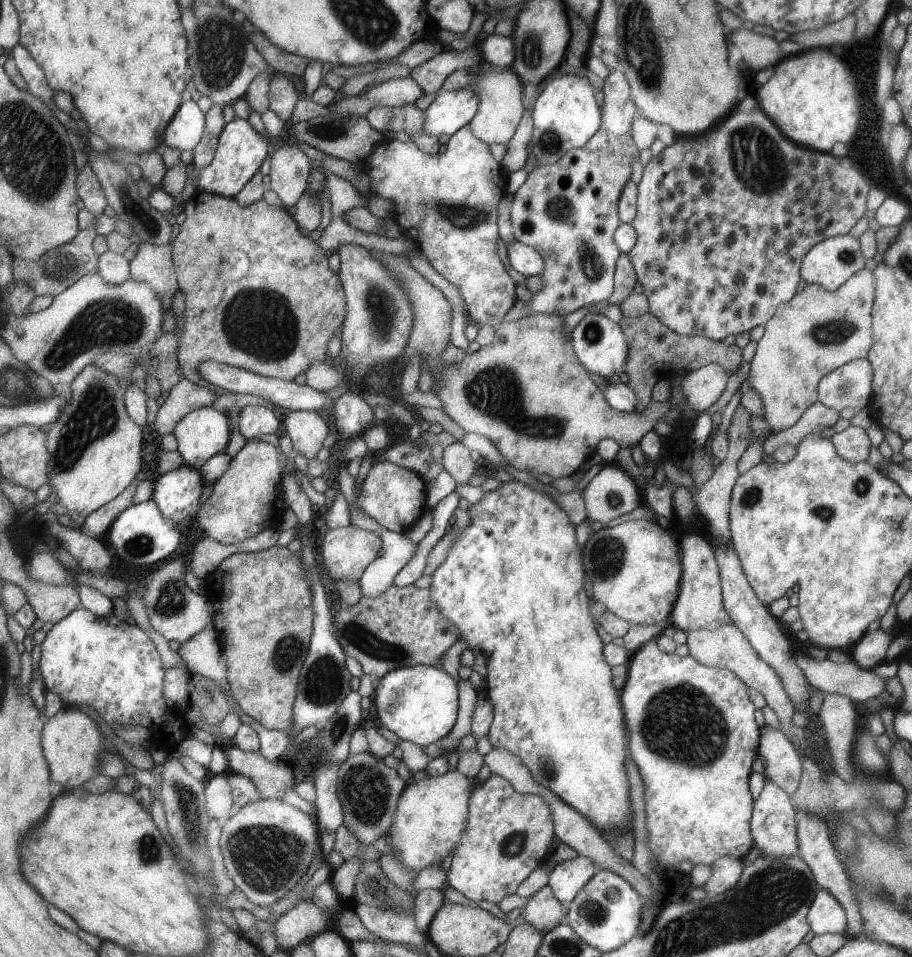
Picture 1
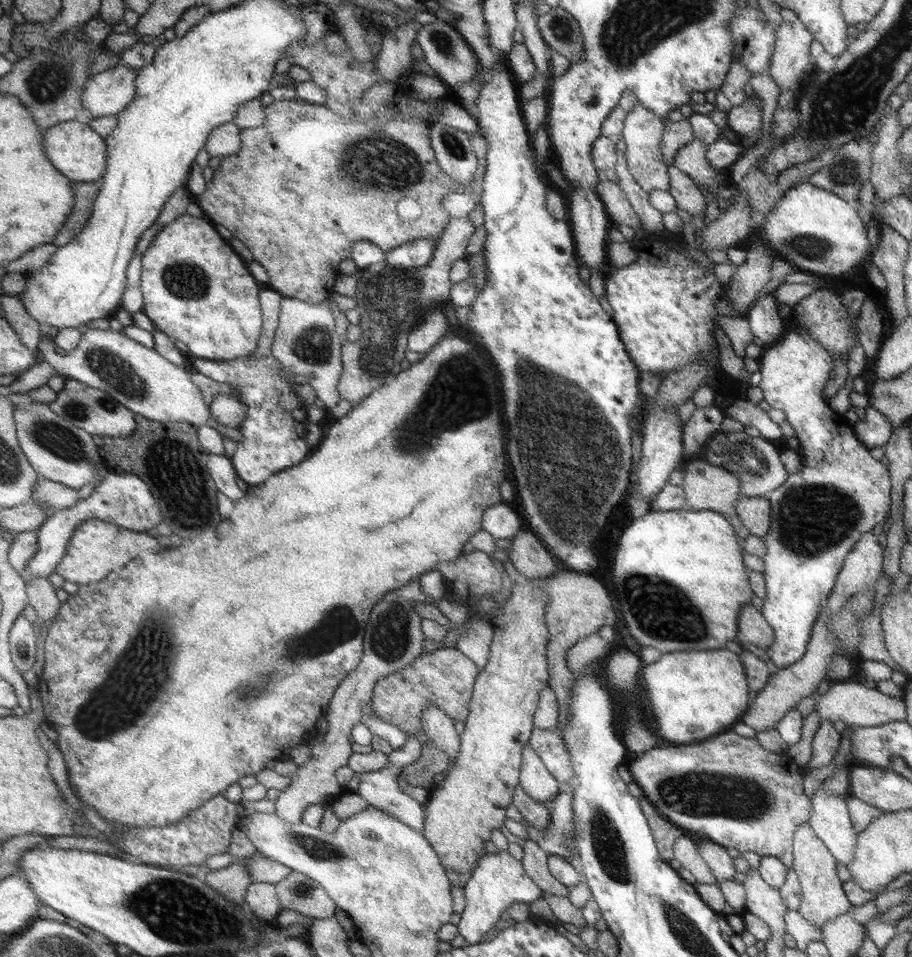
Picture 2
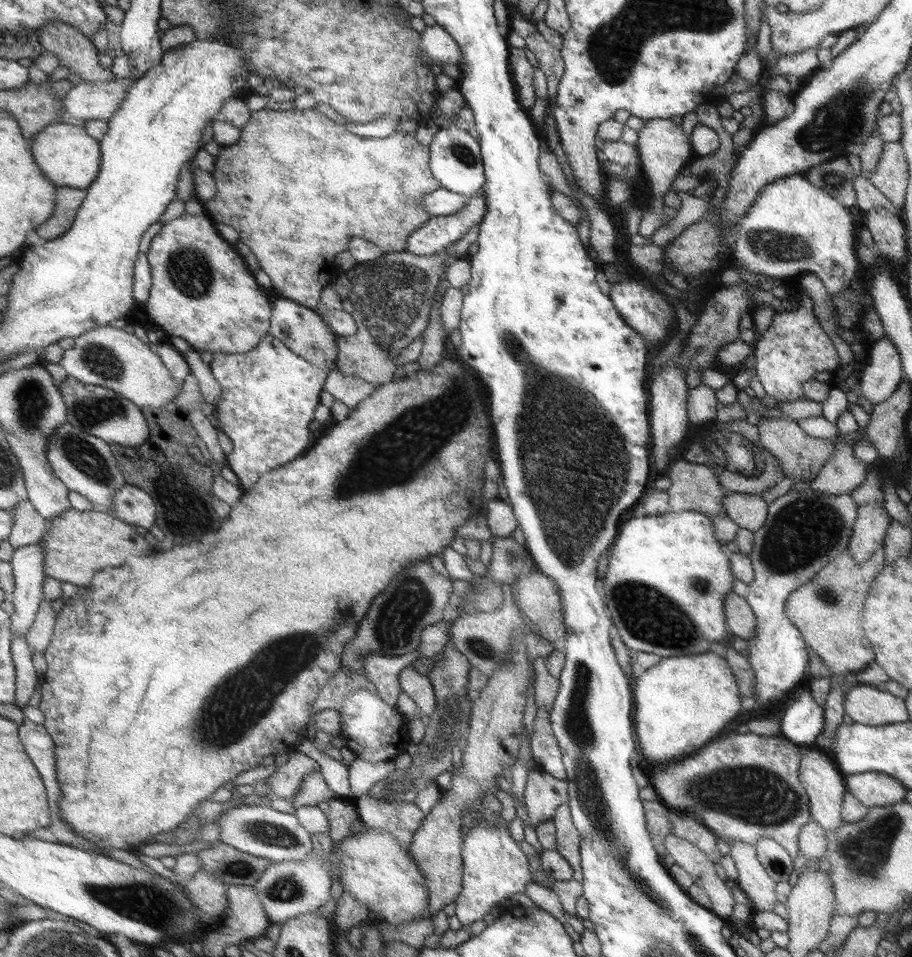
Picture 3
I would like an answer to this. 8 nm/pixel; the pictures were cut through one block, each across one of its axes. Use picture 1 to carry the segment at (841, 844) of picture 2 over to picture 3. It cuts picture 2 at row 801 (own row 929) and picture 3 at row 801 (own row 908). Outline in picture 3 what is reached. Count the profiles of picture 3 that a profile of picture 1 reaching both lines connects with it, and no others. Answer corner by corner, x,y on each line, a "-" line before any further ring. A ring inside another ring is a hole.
814,746
802,749
800,777
802,777
803,787
807,789
807,795
810,797
813,824
822,827
827,833
835,832
844,821
843,807
848,790
845,787
844,775
836,768
832,756

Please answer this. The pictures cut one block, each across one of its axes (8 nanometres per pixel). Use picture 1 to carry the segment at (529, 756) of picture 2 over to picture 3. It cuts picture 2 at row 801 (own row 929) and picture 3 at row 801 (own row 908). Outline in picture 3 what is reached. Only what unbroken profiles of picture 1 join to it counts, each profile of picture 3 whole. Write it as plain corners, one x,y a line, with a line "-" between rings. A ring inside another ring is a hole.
540,768
530,769
522,801
535,830
539,822
552,821
560,805
568,804
568,783

